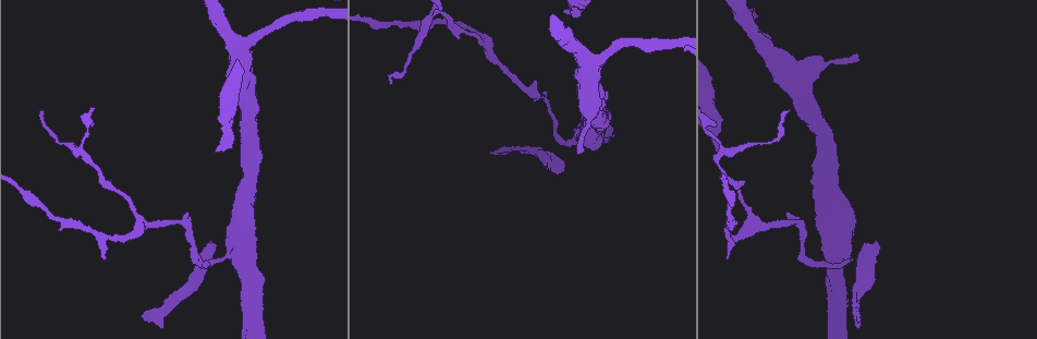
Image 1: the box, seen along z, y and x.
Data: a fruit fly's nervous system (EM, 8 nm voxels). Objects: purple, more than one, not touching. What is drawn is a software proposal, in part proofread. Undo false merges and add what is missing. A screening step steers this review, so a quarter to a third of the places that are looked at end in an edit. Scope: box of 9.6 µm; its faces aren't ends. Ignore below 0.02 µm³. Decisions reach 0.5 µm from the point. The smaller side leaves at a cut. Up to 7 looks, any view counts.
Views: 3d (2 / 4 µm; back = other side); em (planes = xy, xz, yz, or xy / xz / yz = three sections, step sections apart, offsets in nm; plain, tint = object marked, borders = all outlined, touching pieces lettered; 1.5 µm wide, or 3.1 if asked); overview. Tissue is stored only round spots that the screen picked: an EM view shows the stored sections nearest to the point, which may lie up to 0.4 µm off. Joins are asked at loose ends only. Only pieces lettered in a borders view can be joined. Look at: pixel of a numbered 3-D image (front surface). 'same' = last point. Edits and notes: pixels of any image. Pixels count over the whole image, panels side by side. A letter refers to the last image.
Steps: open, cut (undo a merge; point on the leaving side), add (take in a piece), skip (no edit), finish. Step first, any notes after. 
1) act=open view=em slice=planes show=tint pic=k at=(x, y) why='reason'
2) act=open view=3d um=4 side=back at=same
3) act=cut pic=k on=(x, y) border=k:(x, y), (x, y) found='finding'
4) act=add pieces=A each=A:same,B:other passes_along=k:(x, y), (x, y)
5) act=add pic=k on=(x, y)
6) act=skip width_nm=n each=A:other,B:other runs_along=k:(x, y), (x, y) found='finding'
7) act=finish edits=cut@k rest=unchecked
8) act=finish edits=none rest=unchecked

act=open view=3d um=2 pic=1 at=(579, 154) why='thin end'

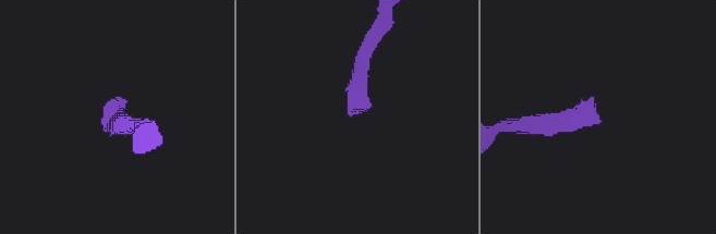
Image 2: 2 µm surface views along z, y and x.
act=open view=em slice=planes show=borders pic=2 at=(106, 119)

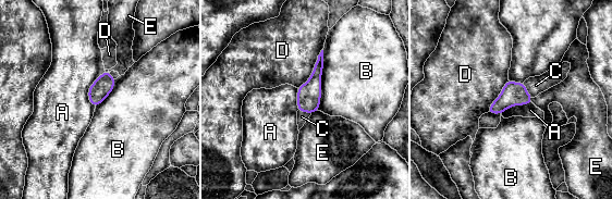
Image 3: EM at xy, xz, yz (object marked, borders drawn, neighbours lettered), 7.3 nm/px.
act=add pieces=C width_nm=150 each=A:other,B:other,C:same,D:other,E:other passes_along=3:(513, 94), (526, 89), (536, 85) found='it goes on there'

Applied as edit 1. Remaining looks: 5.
act=open view=overview why='redraw'

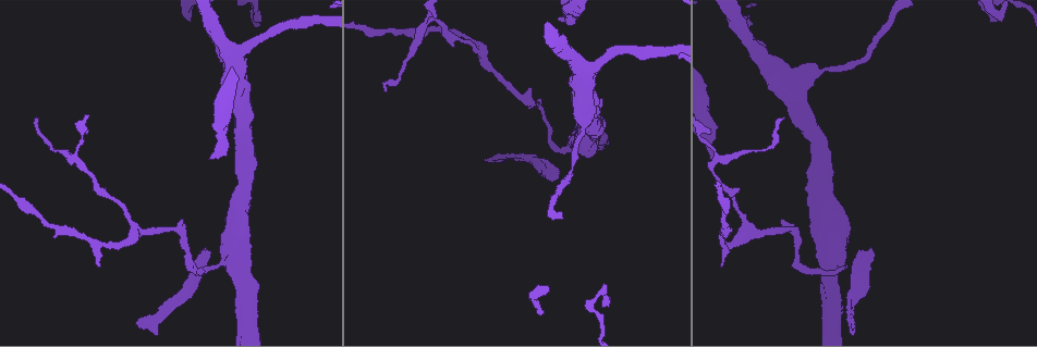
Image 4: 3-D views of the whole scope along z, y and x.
act=open view=em slice=planes show=borders pic=4 at=(783, 117)

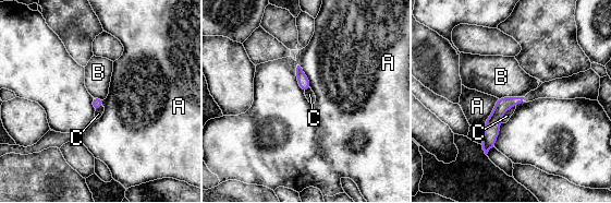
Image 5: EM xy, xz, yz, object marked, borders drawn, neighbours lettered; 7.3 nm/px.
act=skip each=A:other,B:other,C:other border=5:(523, 96), (501, 96), (498, 98) found='none of them fits'

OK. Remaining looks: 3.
act=open view=em slice=xz step=8 show=borders pic=4 at=(711, 157) why='free end'

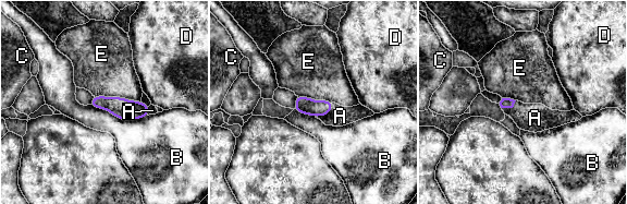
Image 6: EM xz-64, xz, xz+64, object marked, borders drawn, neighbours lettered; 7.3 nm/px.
act=open view=em slice=planes show=borders at=same

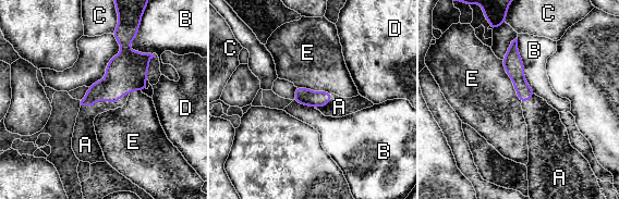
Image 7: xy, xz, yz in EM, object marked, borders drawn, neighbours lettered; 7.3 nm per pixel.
act=add pieces=A each=A:same,B:other,C:other,D:other,E:other passes_along=7:(124, 73), (105, 99), (84, 125) found='the neuron continues'

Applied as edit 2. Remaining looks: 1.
act=finish edits=add@3,add@7 rest=unchecked

